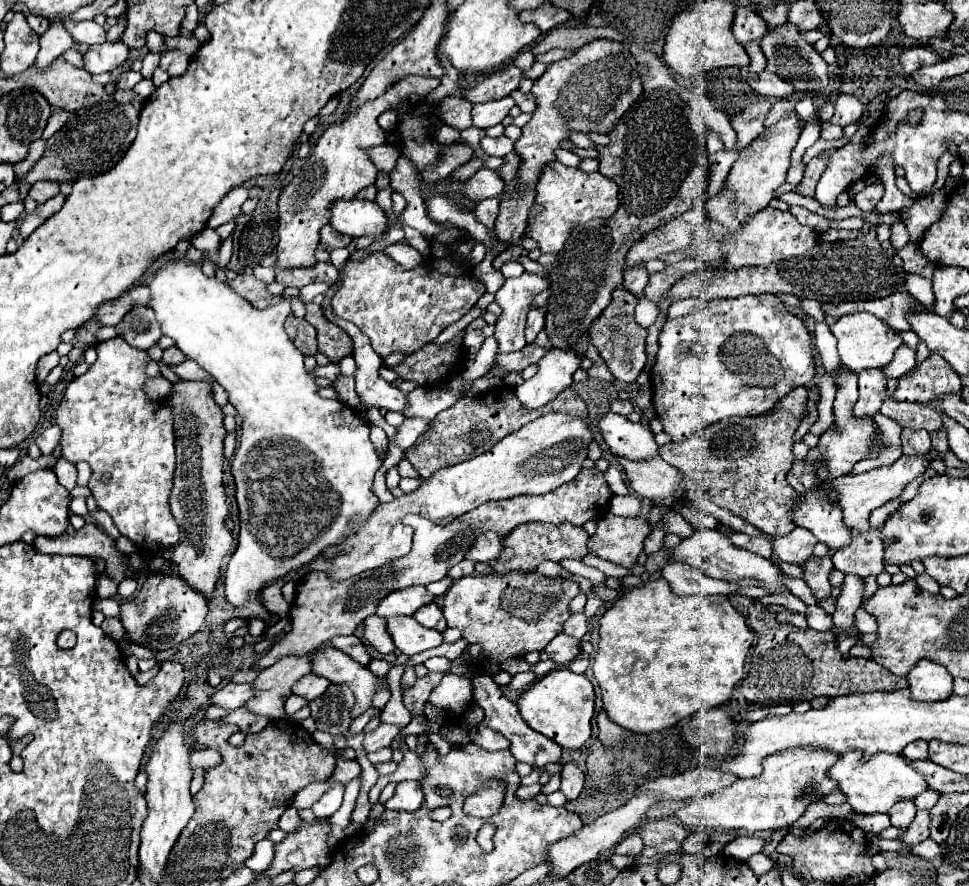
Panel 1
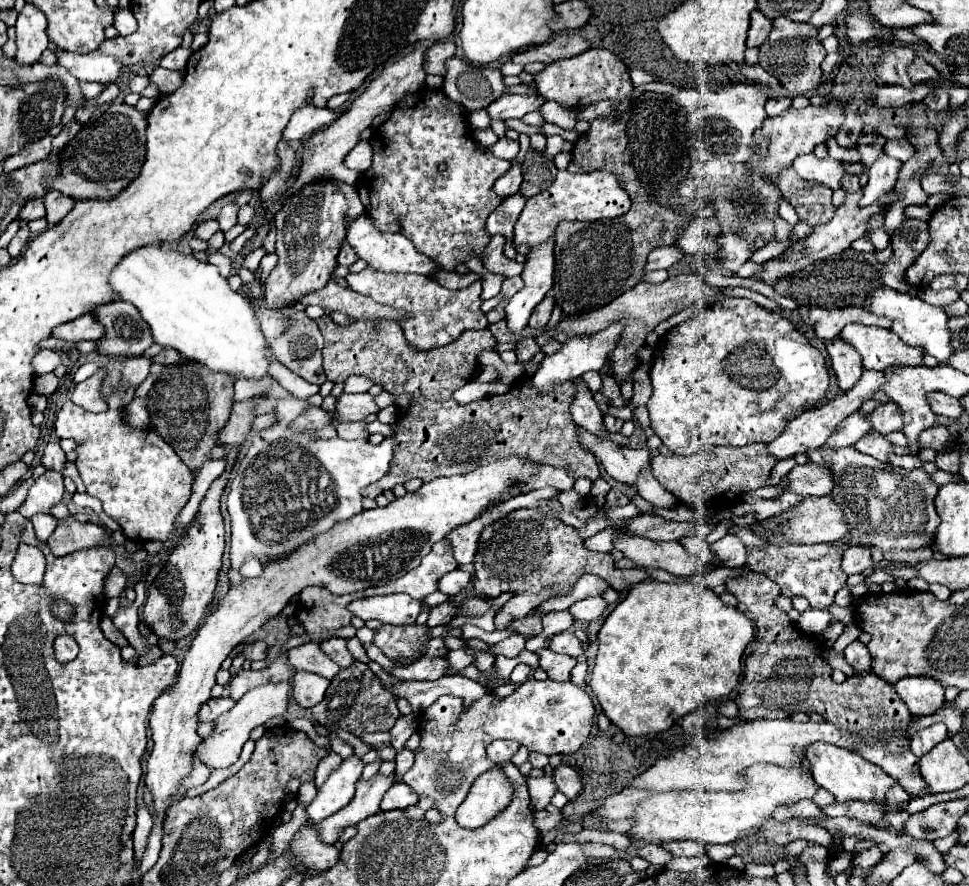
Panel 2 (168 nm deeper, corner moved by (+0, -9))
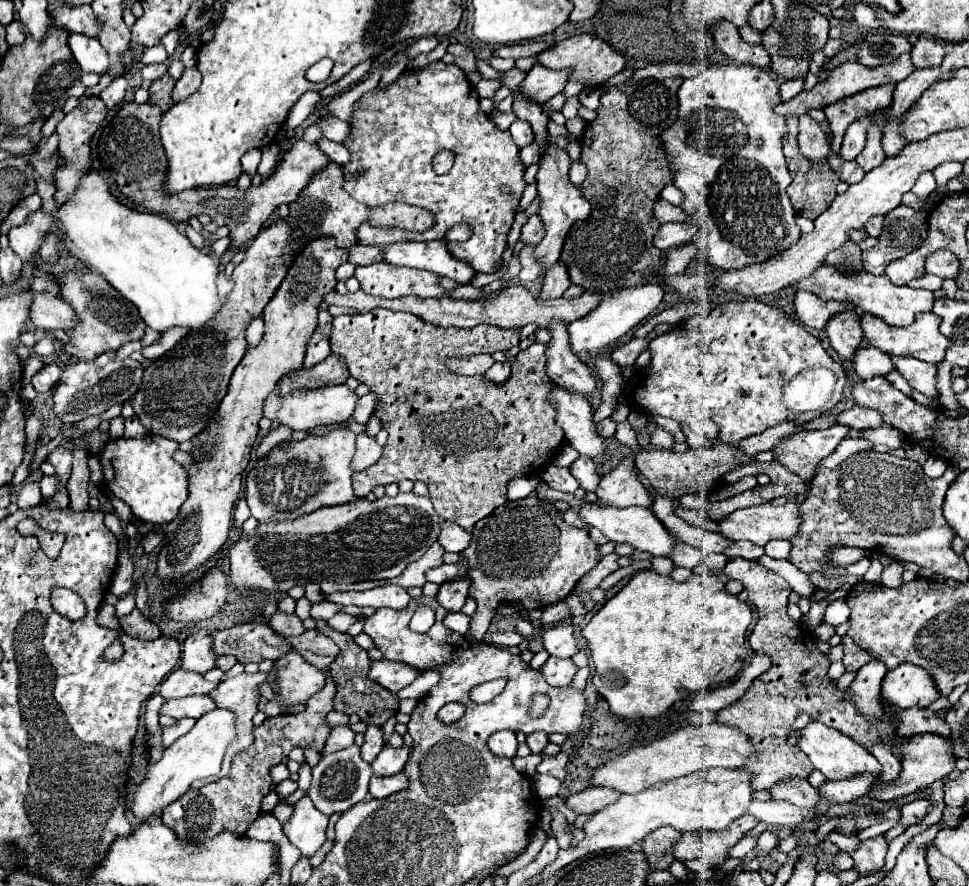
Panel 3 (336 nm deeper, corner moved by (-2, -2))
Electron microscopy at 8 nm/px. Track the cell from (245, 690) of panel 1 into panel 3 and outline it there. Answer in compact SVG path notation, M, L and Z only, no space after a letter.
M188 695L166 701L160 711L164 711L164 715L172 715L174 719L182 719L182 717L198 719L200 715L212 709L216 709L216 701L210 695Z

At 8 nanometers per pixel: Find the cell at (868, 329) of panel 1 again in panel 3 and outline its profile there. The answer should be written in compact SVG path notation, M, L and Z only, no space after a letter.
M934 313L928 315L920 315L920 319L916 319L916 323L912 323L912 327L888 327L882 319L876 319L874 315L860 315L860 325L862 325L862 333L864 333L864 341L868 347L876 347L888 355L902 355L902 357L916 357L920 361L928 361L928 363L940 363L944 359L944 351L952 345L950 339L946 339L944 335L940 335L938 331L938 319Z

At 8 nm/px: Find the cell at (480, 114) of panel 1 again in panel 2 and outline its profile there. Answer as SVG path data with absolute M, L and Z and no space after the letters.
M504 94L498 98L498 102L492 102L488 106L490 118L500 118L500 120L510 120L510 118L522 118L528 112L538 110L546 100L540 94L516 94L508 96Z

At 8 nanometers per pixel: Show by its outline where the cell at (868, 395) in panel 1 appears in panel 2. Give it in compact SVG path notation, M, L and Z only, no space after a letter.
M854 412L836 426L836 432L826 440L824 448L832 450L832 448L854 446L868 430L870 430L868 418L864 414L860 414L860 412Z

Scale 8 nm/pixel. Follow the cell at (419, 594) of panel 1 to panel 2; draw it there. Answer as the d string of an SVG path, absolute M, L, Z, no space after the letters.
M406 594L372 596L350 602L350 612L362 620L376 618L386 624L414 624L420 614L420 602Z

